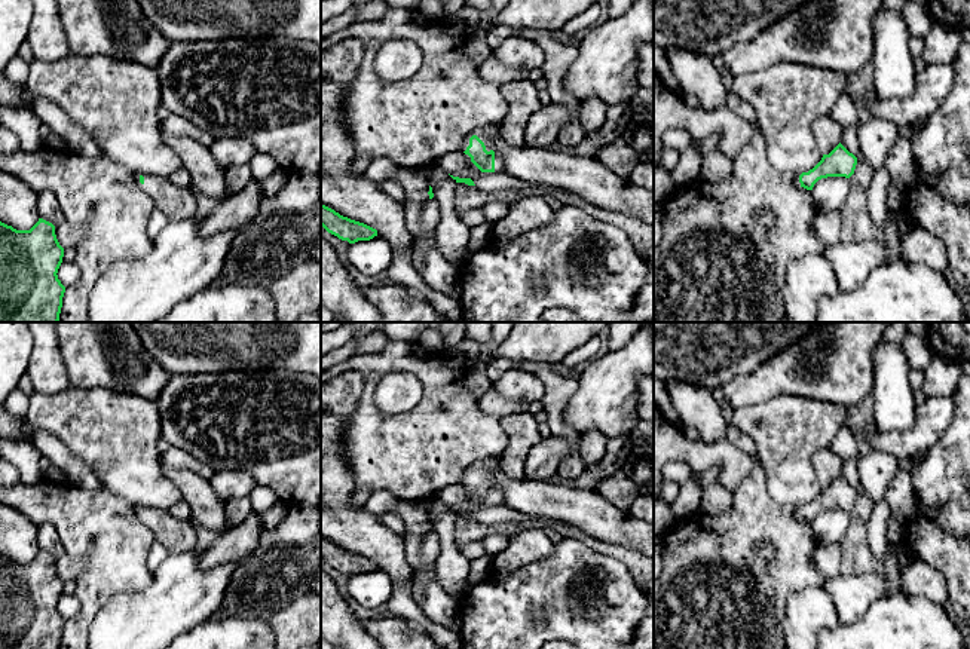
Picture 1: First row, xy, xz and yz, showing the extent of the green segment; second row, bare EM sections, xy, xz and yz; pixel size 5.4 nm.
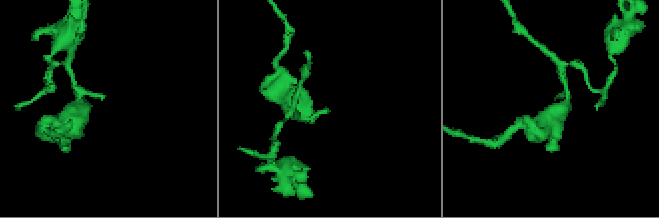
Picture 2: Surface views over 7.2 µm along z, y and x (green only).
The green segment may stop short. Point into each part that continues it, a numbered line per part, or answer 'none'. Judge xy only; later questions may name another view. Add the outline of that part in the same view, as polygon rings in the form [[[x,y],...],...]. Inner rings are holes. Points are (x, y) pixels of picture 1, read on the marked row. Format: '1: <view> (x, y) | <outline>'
1: xy (178, 204) | [[[134,174],[137,184],[165,212],[169,221],[183,221],[196,215],[196,198],[192,187],[177,187],[169,177]]]

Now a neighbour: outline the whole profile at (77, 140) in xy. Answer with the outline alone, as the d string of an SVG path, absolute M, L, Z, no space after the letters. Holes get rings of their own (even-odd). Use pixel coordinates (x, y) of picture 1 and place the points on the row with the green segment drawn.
M27 92L22 105L30 107L52 132L67 143L70 150L86 157L104 156L97 141L52 101Z

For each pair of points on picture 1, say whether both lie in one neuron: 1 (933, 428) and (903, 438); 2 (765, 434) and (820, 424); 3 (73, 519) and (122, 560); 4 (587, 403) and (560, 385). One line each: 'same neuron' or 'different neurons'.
1: same neuron
2: same neuron
3: same neuron
4: different neurons

